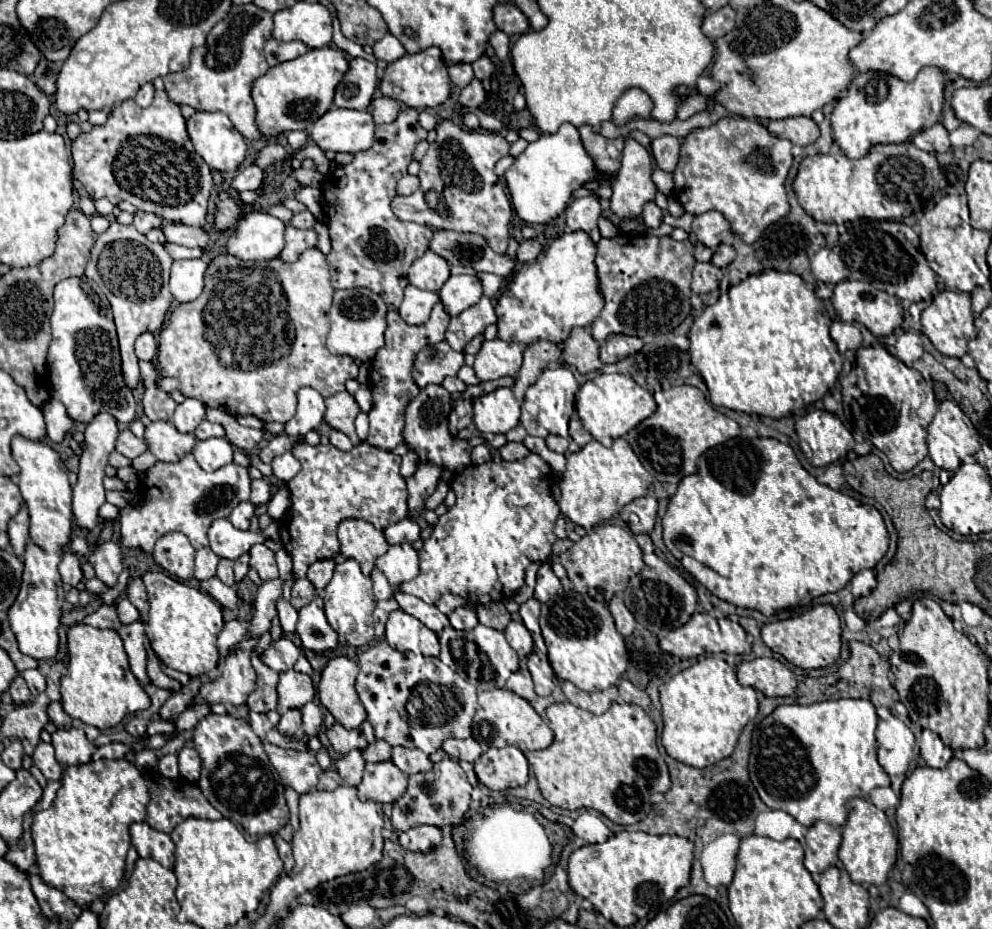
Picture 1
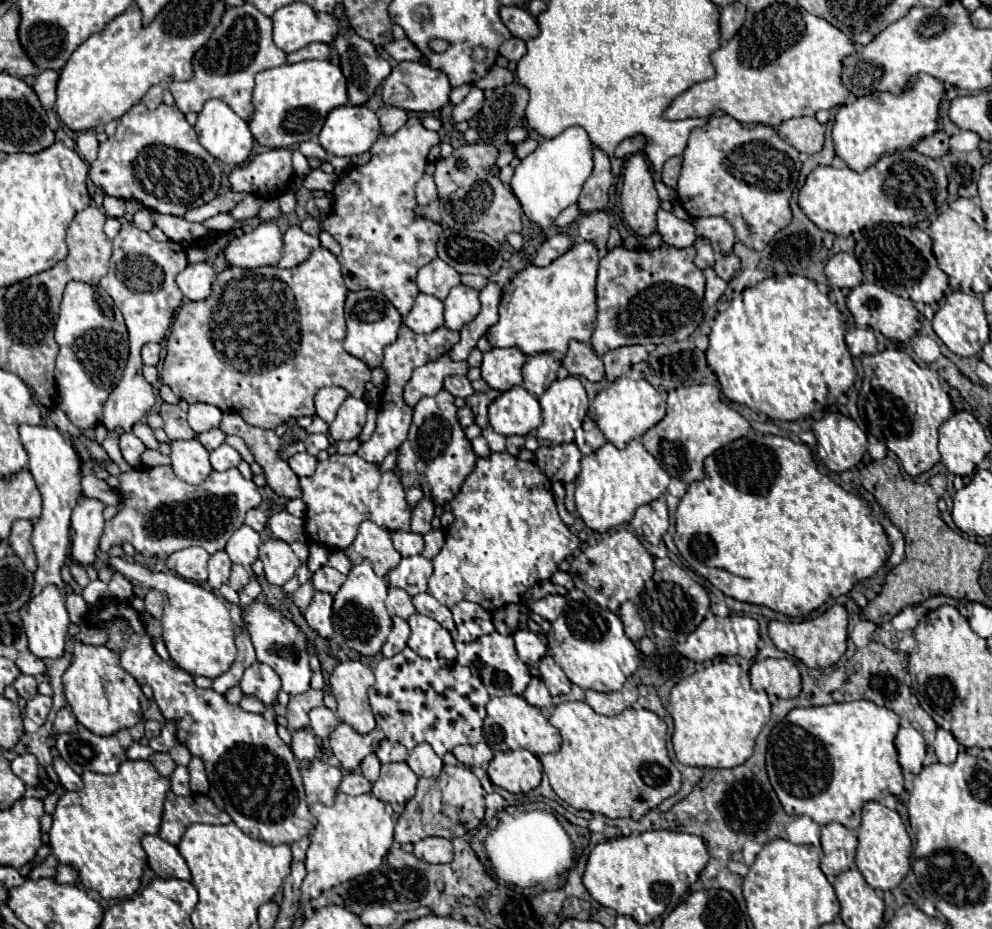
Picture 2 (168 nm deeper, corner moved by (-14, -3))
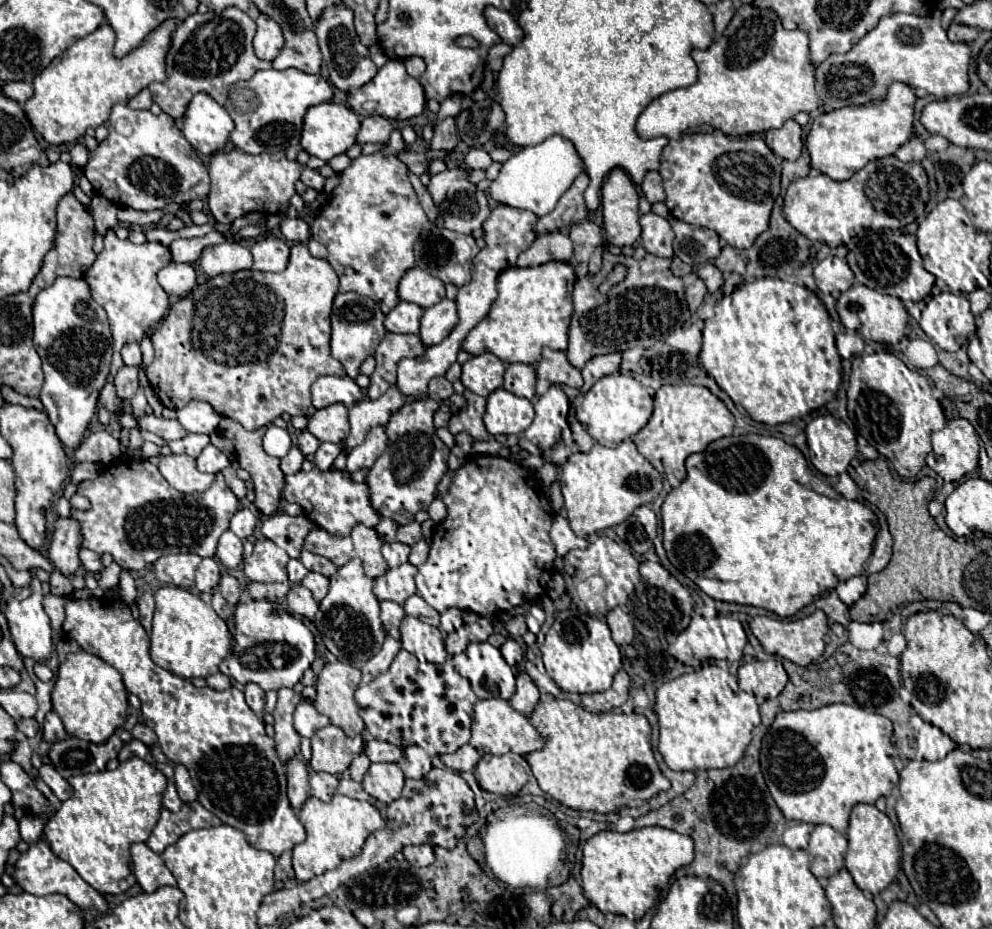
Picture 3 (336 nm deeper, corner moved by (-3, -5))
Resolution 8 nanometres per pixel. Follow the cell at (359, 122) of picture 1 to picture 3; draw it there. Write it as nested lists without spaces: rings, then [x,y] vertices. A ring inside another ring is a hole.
[[[313,105],[313,109],[305,113],[301,149],[309,155],[329,161],[355,145],[359,127],[359,117],[347,105]]]

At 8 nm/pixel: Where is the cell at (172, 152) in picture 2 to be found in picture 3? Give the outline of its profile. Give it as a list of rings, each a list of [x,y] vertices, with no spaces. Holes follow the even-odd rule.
[[[115,105],[107,121],[107,129],[109,129],[109,137],[103,143],[99,143],[95,151],[89,153],[89,163],[85,165],[83,173],[91,181],[95,193],[107,197],[115,205],[131,207],[139,211],[163,209],[169,203],[189,201],[189,189],[207,179],[207,169],[203,161],[193,157],[189,143],[185,141],[183,133],[175,127],[173,117],[165,113],[155,117],[151,111],[135,111],[129,109],[127,105]]]

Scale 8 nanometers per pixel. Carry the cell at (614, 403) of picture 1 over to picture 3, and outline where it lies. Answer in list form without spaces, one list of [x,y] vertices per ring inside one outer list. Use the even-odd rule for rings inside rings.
[[[621,373],[601,377],[601,381],[597,381],[597,385],[593,385],[593,389],[589,389],[589,393],[585,393],[583,401],[577,405],[577,419],[585,431],[605,447],[617,447],[621,441],[633,437],[647,425],[651,413],[653,397],[639,381]]]

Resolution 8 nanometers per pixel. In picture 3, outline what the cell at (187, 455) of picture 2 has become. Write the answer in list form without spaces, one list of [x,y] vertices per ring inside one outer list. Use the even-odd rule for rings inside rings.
[[[167,455],[161,459],[159,469],[169,485],[187,495],[201,493],[215,481],[215,475],[197,471],[195,459],[189,455]]]

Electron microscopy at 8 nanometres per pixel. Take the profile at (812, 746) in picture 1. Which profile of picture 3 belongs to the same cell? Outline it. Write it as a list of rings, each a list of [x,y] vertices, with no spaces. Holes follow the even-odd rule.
[[[825,705],[813,711],[789,711],[779,713],[769,727],[763,747],[761,747],[761,771],[767,787],[791,821],[805,823],[825,823],[835,831],[845,831],[849,813],[857,803],[875,803],[879,797],[887,797],[891,789],[899,783],[899,772],[893,765],[893,723],[877,713],[867,713],[853,705]]]

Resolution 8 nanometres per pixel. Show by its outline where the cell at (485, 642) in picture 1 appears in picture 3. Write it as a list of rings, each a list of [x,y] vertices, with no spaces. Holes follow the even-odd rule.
[[[489,643],[469,645],[467,651],[453,656],[452,662],[455,669],[469,679],[479,699],[511,699],[515,693],[511,667],[505,663],[501,651]]]

